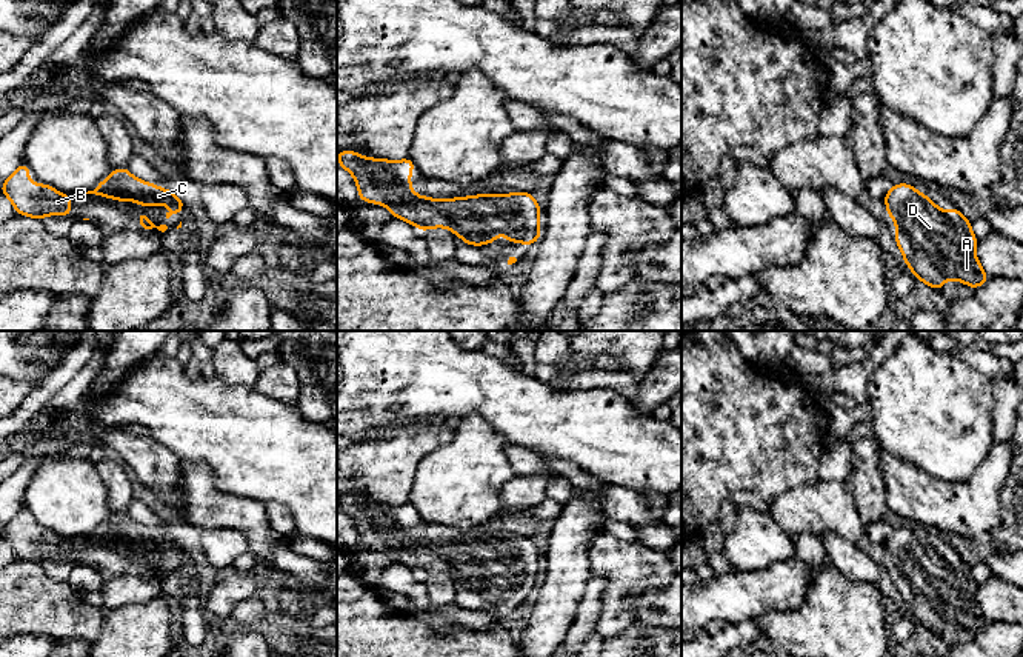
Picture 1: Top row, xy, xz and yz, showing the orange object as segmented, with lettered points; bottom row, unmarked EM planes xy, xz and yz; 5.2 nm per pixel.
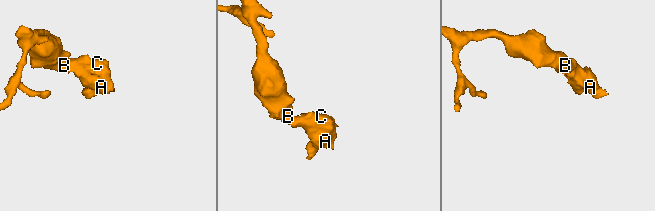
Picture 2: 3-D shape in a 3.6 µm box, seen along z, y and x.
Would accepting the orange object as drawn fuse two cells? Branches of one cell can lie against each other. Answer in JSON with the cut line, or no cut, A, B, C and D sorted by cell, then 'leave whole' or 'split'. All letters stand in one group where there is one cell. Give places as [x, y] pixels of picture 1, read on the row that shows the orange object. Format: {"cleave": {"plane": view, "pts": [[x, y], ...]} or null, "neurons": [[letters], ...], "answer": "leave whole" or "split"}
{"cleave": null, "neurons": [["A", "B", "C", "D"]], "answer": "leave whole"}

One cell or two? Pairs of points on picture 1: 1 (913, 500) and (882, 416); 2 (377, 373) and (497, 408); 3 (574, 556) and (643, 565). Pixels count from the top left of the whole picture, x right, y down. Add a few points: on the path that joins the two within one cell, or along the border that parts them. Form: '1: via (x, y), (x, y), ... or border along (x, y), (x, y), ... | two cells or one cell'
1: border along (880, 448), (899, 456), (926, 474) | two cells
2: via (406, 374), (431, 374), (468, 383) | one cell
3: border along (588, 546), (588, 563), (593, 574) | two cells

